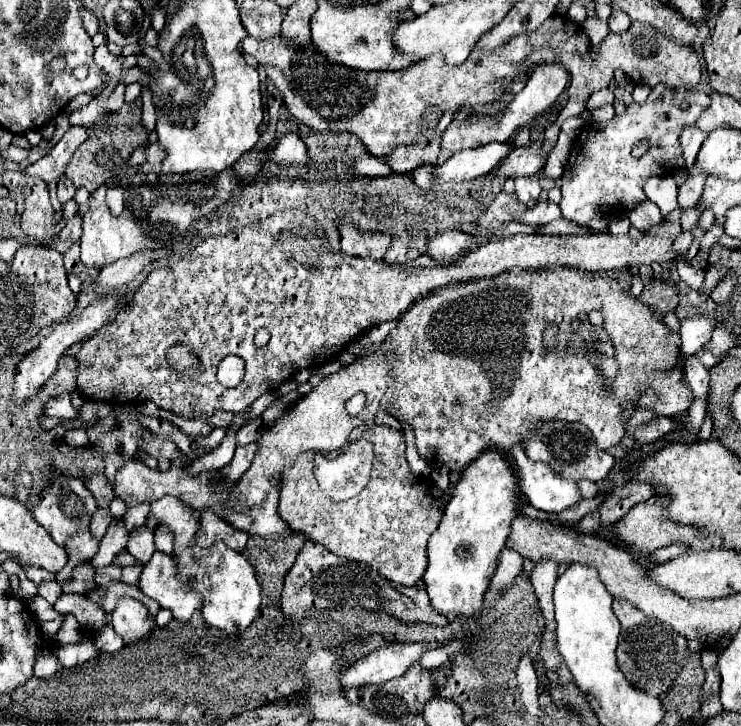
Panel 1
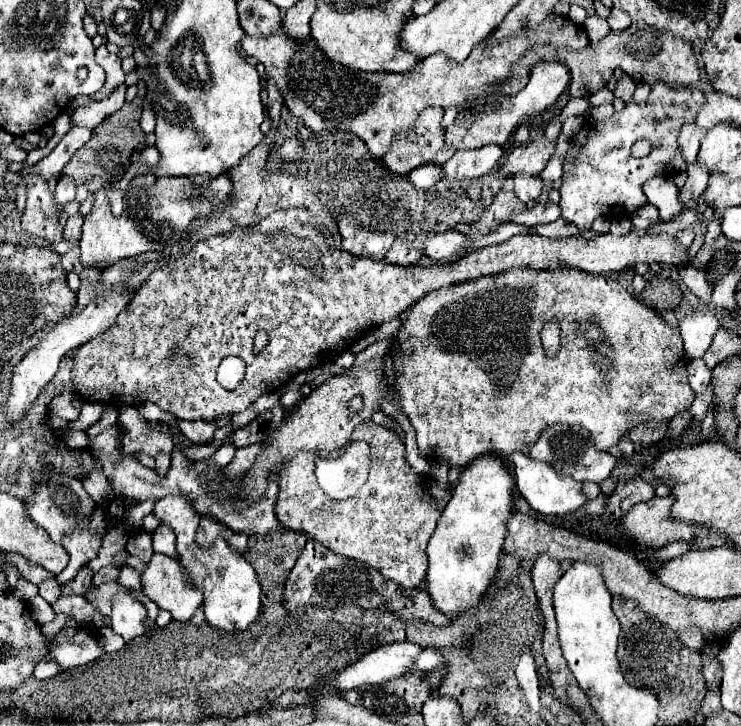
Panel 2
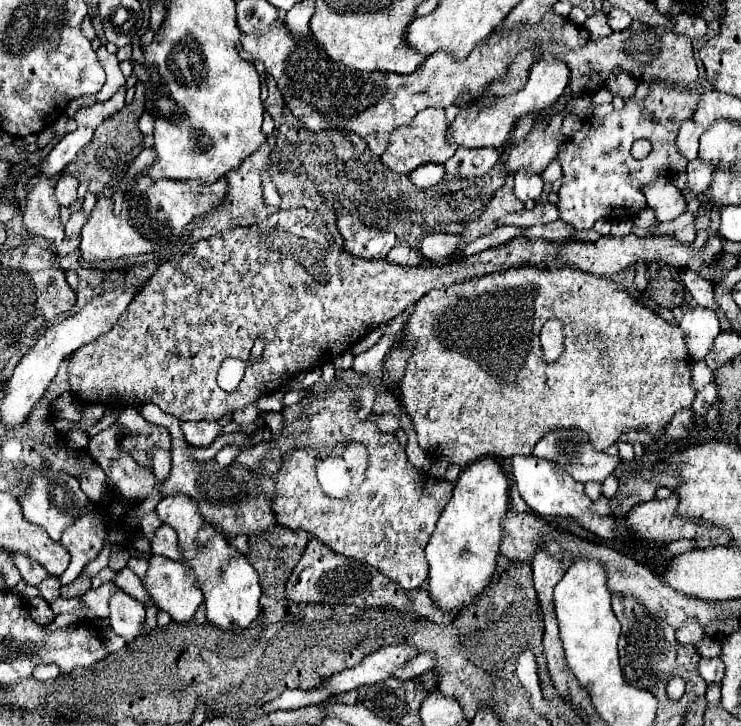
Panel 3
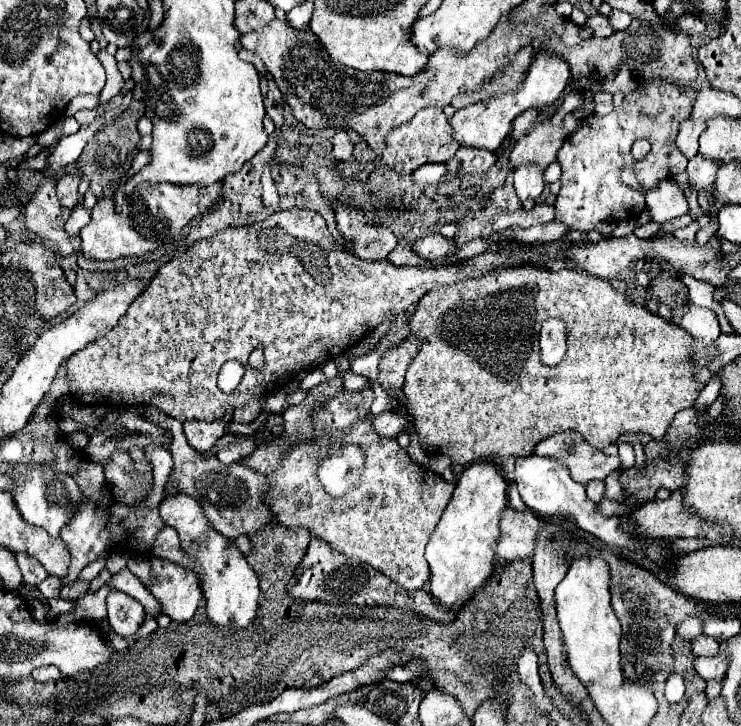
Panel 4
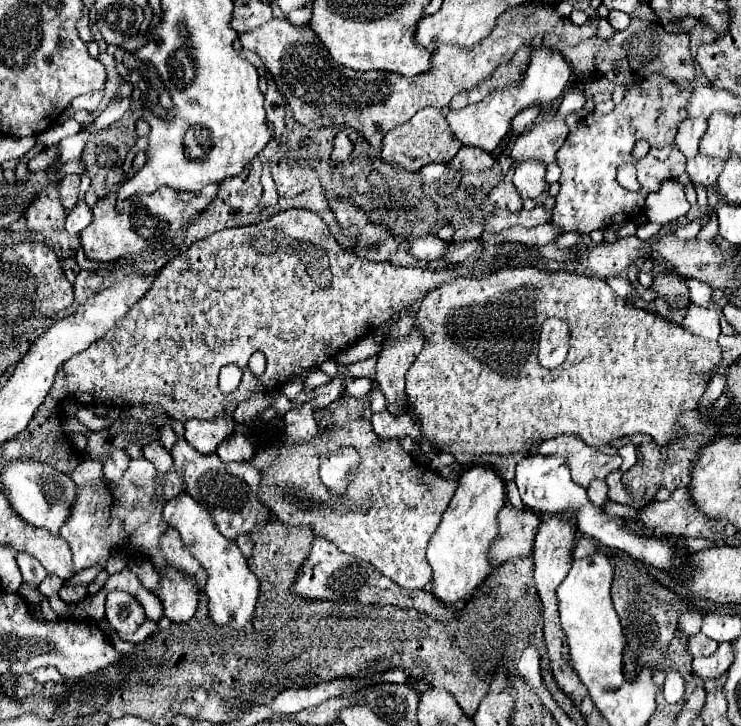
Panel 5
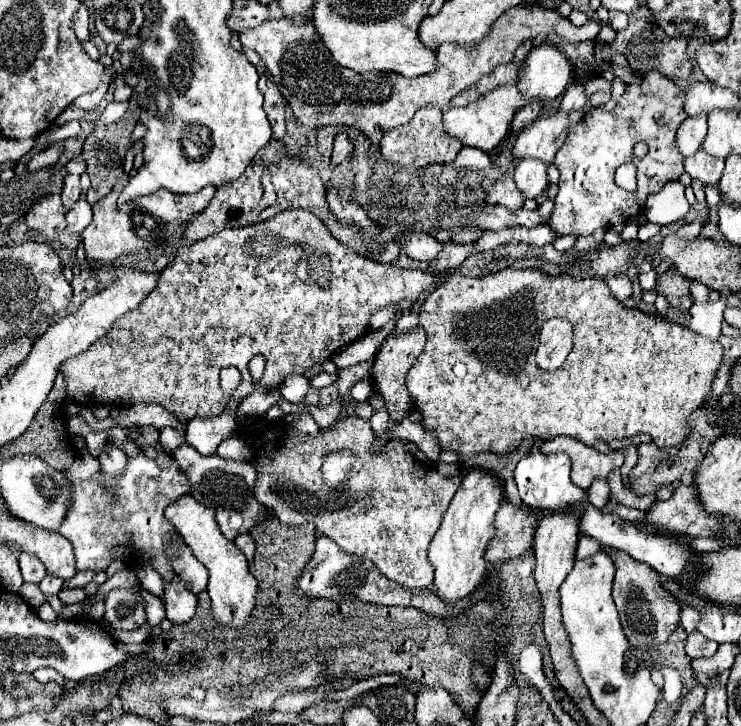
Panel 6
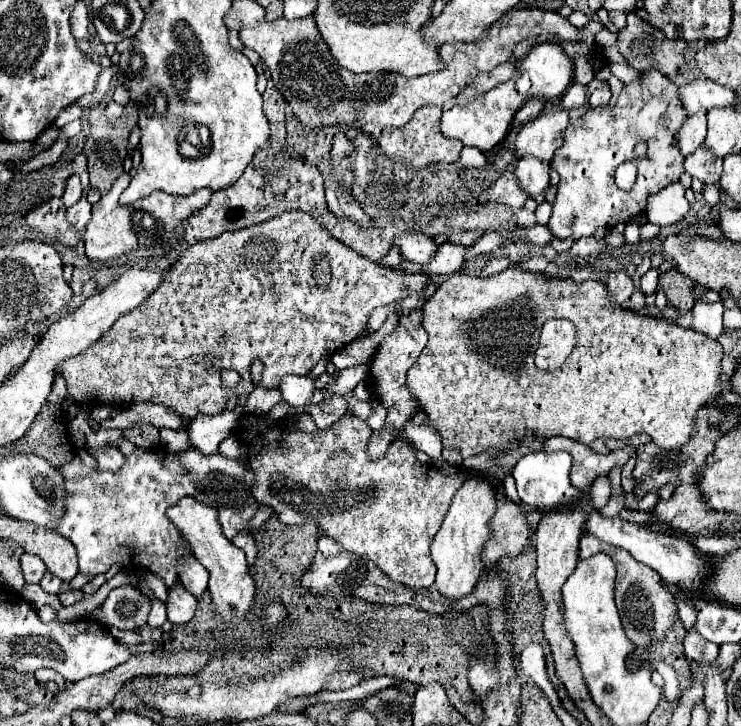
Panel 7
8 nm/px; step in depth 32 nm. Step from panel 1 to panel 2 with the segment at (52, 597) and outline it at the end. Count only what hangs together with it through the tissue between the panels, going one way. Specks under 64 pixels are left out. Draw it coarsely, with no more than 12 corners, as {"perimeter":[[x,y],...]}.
{"perimeter":[[56,578],[44,580],[40,596],[54,604],[60,598],[60,584]]}

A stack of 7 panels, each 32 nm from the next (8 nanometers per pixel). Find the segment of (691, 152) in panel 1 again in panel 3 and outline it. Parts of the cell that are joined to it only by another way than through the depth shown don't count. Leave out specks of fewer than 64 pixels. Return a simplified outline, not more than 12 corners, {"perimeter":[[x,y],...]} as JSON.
{"perimeter":[[682,122],[678,148],[688,162],[698,156],[704,128]]}

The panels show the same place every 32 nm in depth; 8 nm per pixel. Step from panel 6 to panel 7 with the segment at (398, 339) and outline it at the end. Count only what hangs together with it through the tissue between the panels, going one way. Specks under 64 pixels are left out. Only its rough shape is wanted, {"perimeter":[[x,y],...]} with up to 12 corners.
{"perimeter":[[422,326],[394,328],[370,364],[372,396],[388,410],[370,458],[382,458],[418,404],[406,372],[424,350]]}

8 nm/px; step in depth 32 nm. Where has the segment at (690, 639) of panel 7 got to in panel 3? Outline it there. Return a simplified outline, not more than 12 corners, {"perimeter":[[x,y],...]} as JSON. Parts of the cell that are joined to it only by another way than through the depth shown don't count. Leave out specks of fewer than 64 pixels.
{"perimeter":[[704,636],[696,652],[700,656],[718,656],[720,642]]}

